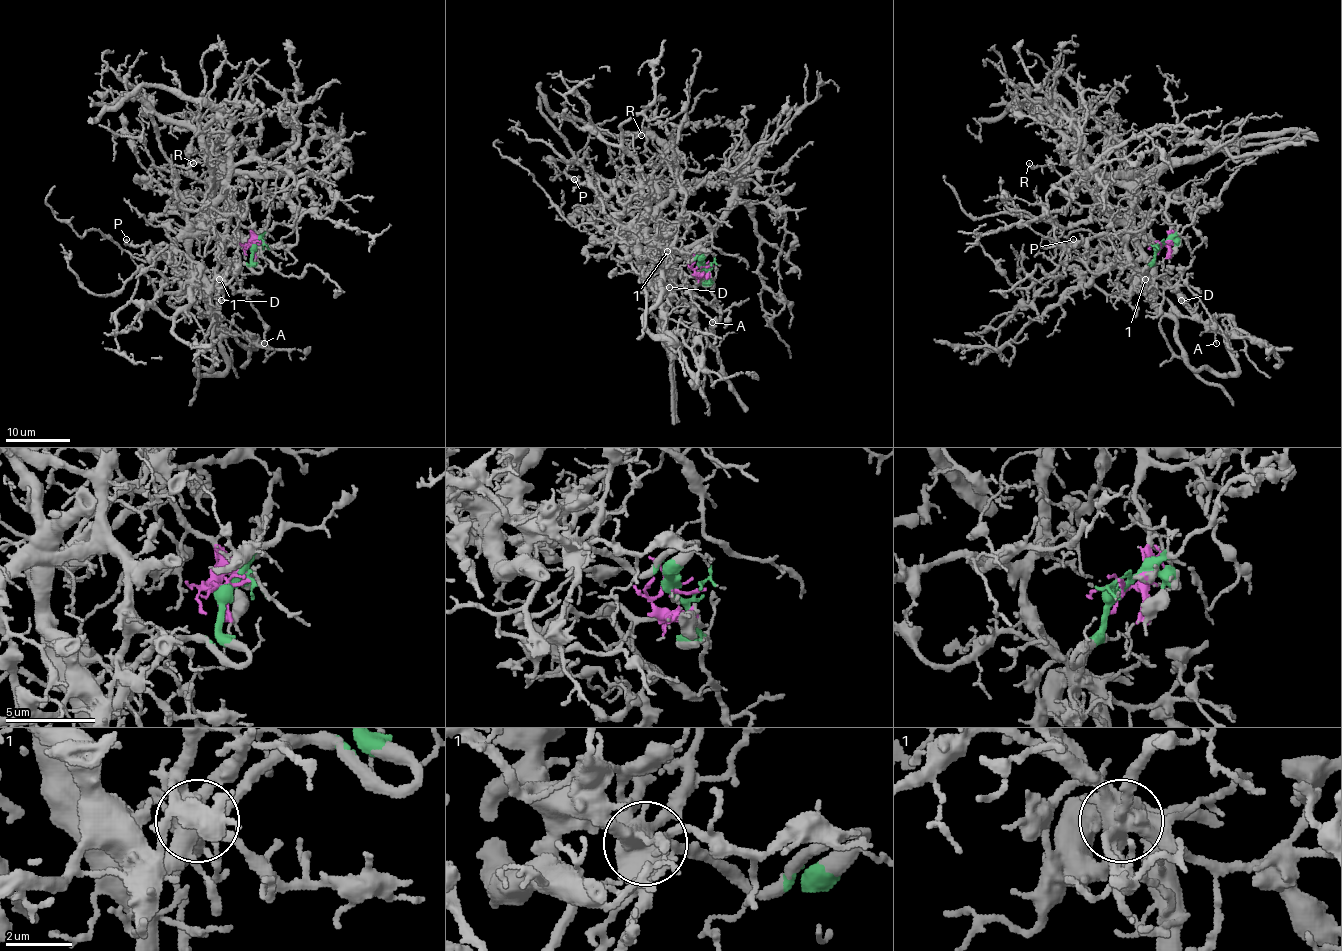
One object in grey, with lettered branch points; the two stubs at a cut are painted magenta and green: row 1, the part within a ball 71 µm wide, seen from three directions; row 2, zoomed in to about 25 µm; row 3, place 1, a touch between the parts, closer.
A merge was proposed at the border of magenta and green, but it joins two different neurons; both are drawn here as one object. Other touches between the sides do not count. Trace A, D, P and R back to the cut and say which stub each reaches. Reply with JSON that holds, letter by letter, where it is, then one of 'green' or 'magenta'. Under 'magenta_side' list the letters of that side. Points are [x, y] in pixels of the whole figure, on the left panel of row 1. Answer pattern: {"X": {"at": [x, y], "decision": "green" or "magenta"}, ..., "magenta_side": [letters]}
{"A": {"at": [264, 343], "decision": "magenta"}, "D": {"at": [221, 300], "decision": "green"}, "P": {"at": [126, 239], "decision": "green"}, "R": {"at": [193, 163], "decision": "magenta"}, "magenta_side": ["A", "R"]}

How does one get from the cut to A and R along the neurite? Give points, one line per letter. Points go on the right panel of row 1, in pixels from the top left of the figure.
A: (1159, 245), (1169, 238), (1166, 195), (1145, 180), (1125, 251), (1163, 287), (1182, 274), (1213, 322), (1216, 343)
R: (1159, 245), (1169, 238), (1166, 195), (1151, 180), (1098, 187), (1092, 209), (1069, 198), (1051, 166), (1029, 163)

